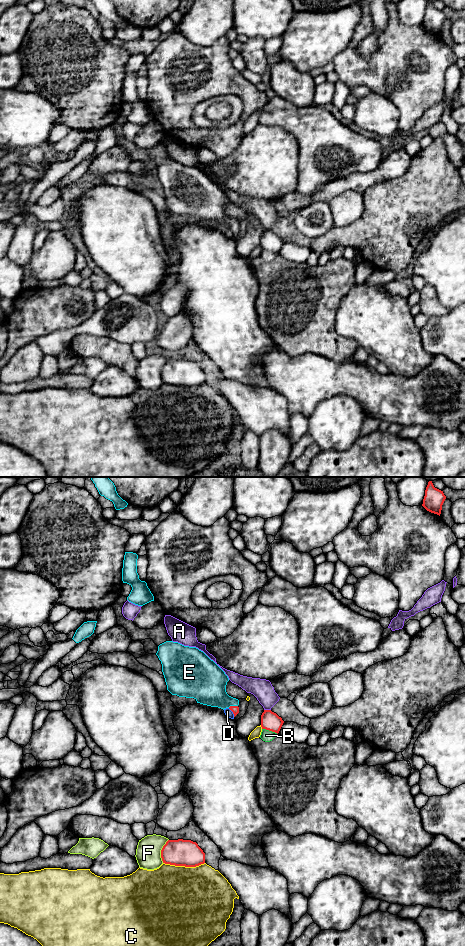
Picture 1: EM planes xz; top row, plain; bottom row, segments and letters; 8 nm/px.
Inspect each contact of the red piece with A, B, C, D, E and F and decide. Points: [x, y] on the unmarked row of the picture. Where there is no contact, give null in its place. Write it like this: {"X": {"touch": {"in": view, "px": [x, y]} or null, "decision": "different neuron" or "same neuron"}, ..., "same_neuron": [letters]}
{"A": {"touch": {"in": "xz", "px": [267, 230]}, "decision": "different neuron"}, "B": {"touch": {"in": "xz", "px": [270, 250]}, "decision": "different neuron"}, "C": {"touch": {"in": "xz", "px": [184, 385]}, "decision": "different neuron"}, "D": {"touch": {"in": "xz", "px": [232, 231]}, "decision": "different neuron"}, "E": {"touch": {"in": "xz", "px": [232, 226]}, "decision": "same neuron"}, "F": {"touch": {"in": "xz", "px": [161, 371]}, "decision": "different neuron"}, "same_neuron": ["E"]}

